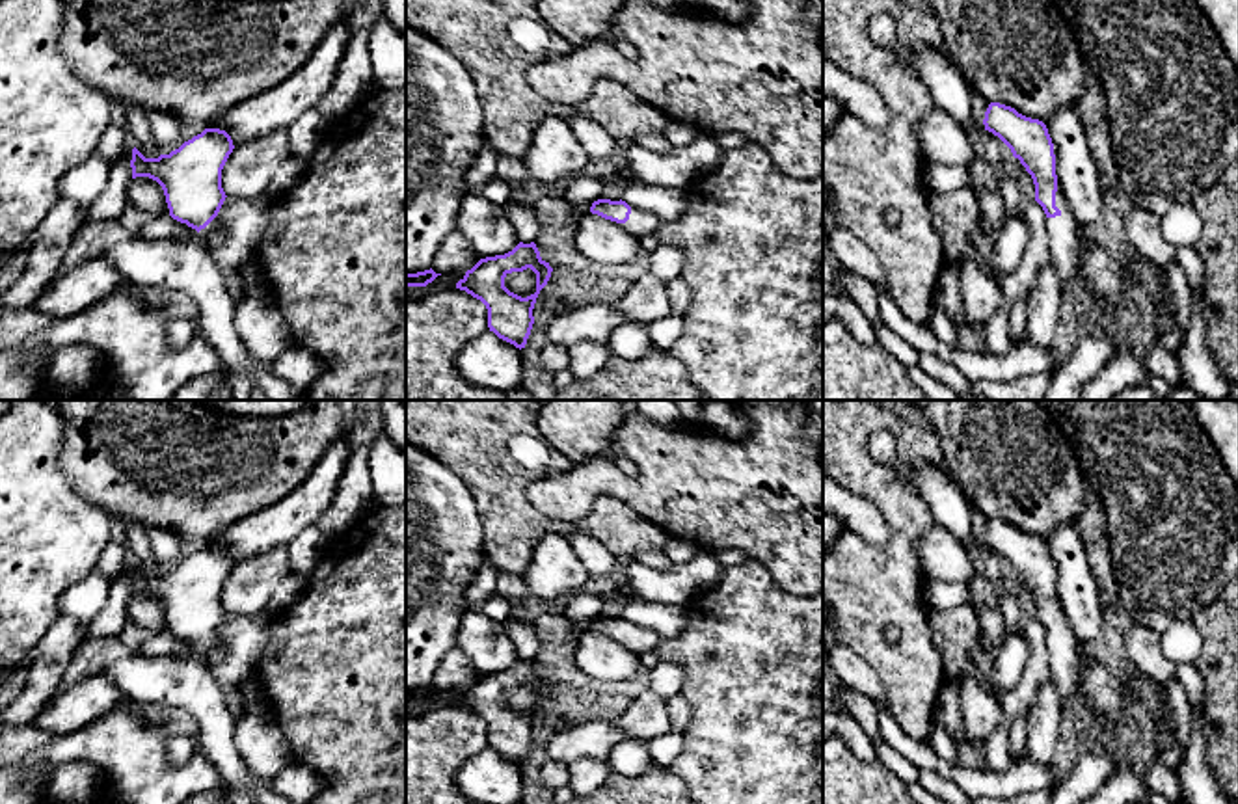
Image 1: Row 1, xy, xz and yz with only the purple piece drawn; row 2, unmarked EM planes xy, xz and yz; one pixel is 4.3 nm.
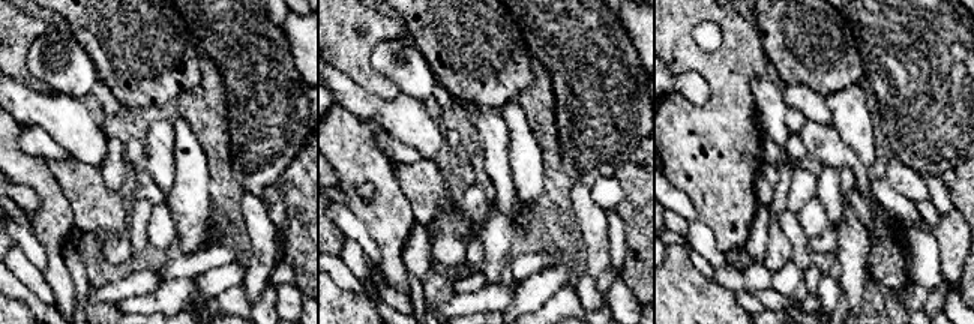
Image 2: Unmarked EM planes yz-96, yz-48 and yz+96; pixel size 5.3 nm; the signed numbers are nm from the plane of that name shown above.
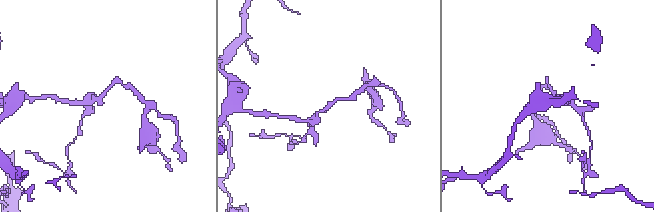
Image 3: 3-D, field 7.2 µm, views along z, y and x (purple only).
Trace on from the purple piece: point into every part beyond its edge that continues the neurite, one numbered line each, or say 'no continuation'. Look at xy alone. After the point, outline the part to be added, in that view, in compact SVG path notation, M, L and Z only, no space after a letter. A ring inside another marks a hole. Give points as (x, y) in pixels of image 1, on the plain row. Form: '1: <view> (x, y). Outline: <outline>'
1: xy (205, 652). Outline: M214 635L205 646L201 646L201 648L197 650L197 653L195 653L194 659L197 659L199 663L203 663L207 668L210 668L210 664L212 664L212 655L214 655L216 646L218 646L218 638L216 638L216 635Z

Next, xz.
1: xz (641, 641). Outline: M631 623L629 636L618 642L640 657L644 653L653 653L661 636L650 629Z

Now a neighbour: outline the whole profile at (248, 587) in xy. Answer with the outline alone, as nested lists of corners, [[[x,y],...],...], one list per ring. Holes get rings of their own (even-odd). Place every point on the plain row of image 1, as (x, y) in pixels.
[[[276,547],[235,564],[222,586],[225,612],[251,616],[264,610],[274,590],[290,573],[289,547]]]

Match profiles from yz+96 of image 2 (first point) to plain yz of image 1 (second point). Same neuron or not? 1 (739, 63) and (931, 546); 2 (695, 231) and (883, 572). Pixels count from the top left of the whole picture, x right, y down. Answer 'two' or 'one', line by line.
1: two
2: two

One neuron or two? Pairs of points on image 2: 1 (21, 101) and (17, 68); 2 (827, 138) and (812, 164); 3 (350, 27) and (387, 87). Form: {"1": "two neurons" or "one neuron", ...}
{"1": "two neurons", "2": "two neurons", "3": "one neuron"}

